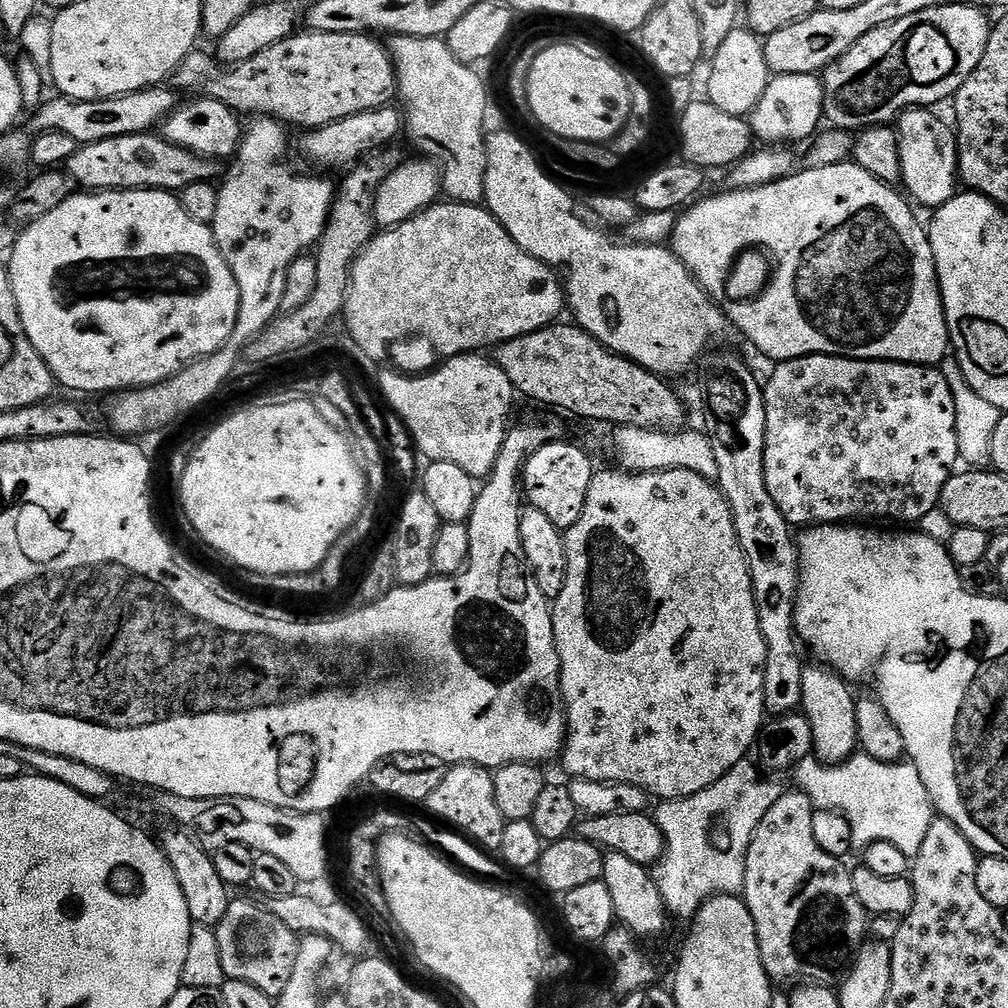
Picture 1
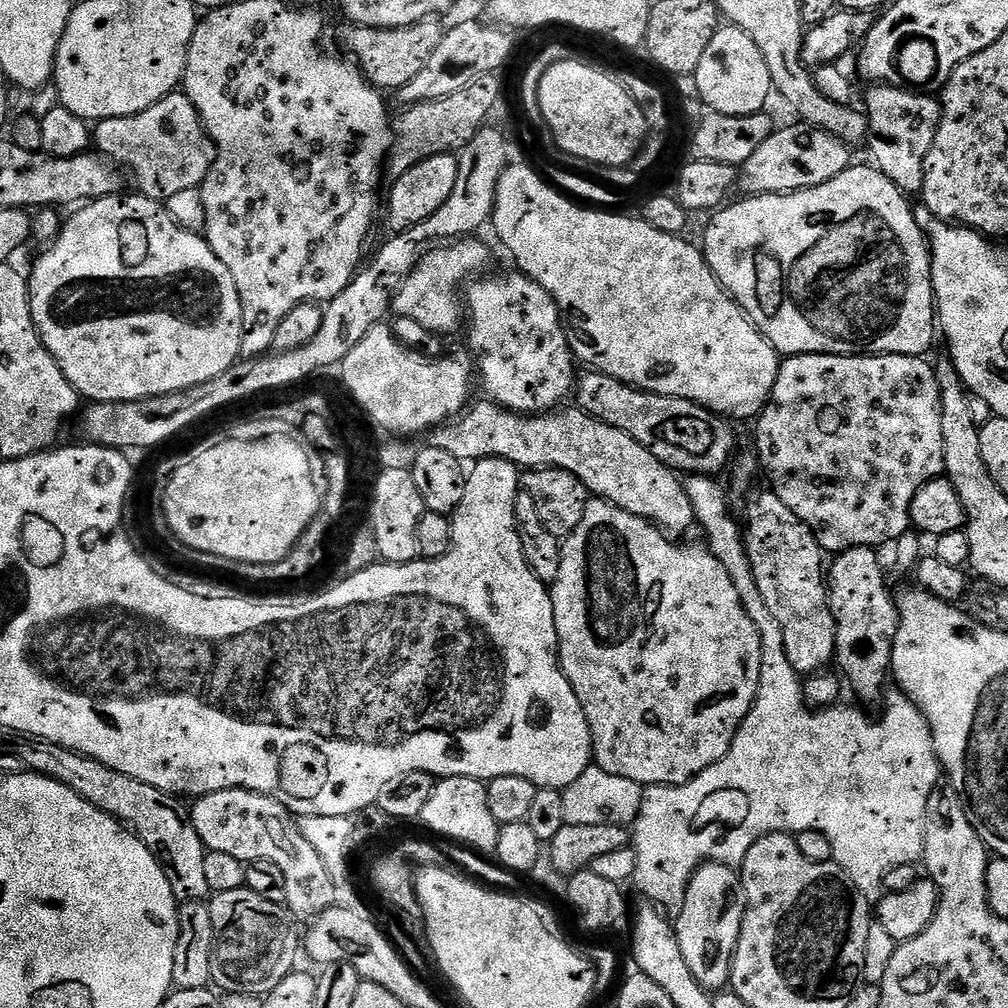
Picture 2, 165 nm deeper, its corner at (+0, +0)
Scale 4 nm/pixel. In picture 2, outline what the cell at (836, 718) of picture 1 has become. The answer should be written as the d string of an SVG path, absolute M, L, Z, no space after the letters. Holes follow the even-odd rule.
M771 490L758 493L749 502L748 517L742 524L744 549L754 570L754 582L758 582L758 594L782 630L790 666L801 674L825 671L836 654L836 623L828 601L826 553L818 538Z

